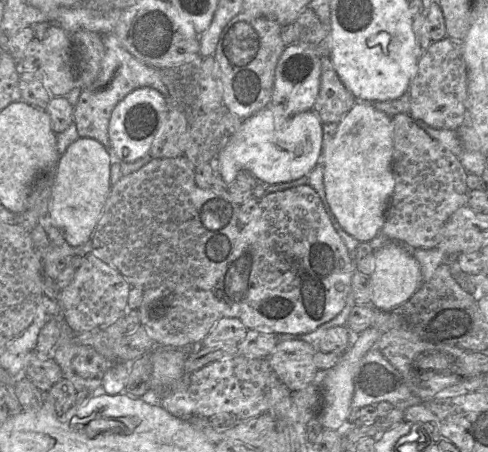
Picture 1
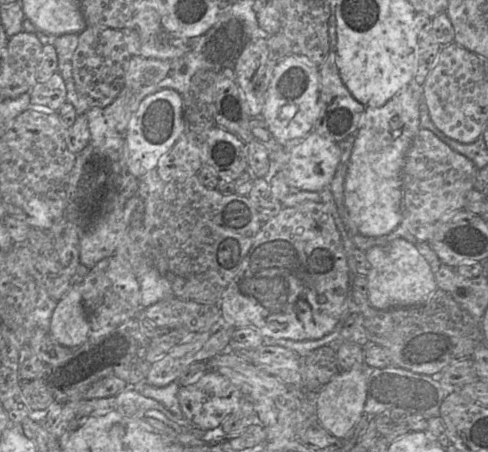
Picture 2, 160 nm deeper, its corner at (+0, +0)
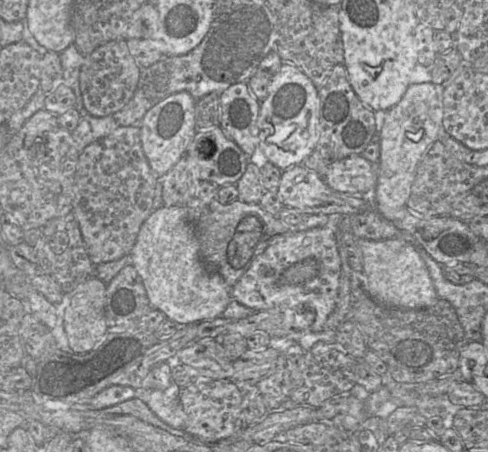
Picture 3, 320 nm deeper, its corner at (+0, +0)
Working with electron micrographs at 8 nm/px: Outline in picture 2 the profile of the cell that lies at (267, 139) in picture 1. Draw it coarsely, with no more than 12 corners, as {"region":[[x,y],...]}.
{"region":[[313,130],[285,150],[292,190],[321,192],[341,160]]}

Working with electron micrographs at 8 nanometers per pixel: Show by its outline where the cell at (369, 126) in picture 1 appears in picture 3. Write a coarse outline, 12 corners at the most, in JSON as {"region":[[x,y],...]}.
{"region":[[411,83],[385,112],[372,204],[402,217],[443,130],[443,86]]}

